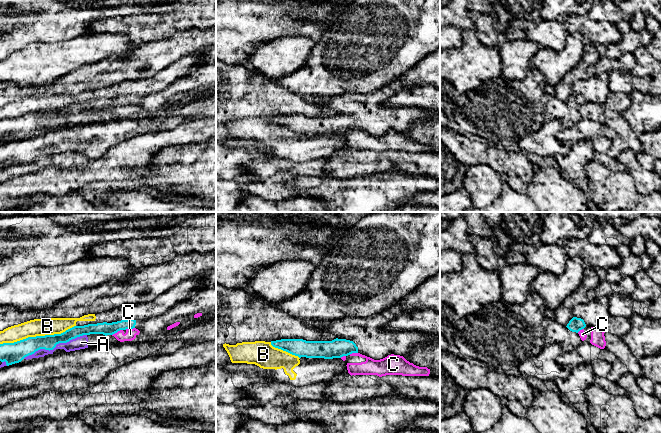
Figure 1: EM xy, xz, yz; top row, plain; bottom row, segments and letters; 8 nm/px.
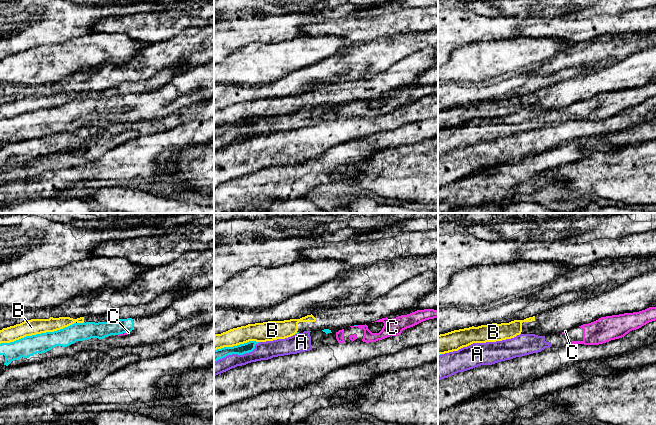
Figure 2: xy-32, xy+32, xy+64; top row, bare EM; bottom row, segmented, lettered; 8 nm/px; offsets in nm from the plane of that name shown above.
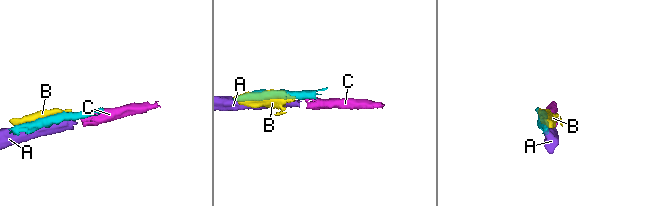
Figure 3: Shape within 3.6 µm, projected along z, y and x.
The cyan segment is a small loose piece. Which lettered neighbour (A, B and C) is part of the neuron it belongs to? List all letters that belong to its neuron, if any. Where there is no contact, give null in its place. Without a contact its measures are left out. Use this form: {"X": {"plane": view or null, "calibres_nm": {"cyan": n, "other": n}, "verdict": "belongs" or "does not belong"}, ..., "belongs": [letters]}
{"A": {"plane": "xy", "calibres_nm": {"cyan": 140, "other": 100}, "verdict": "does not belong"}, "B": {"plane": "xy", "calibres_nm": {"cyan": 170, "other": 140}, "verdict": "does not belong"}, "C": {"plane": "xy", "calibres_nm": {"cyan": 100, "other": 90}, "verdict": "does not belong"}, "belongs": []}

